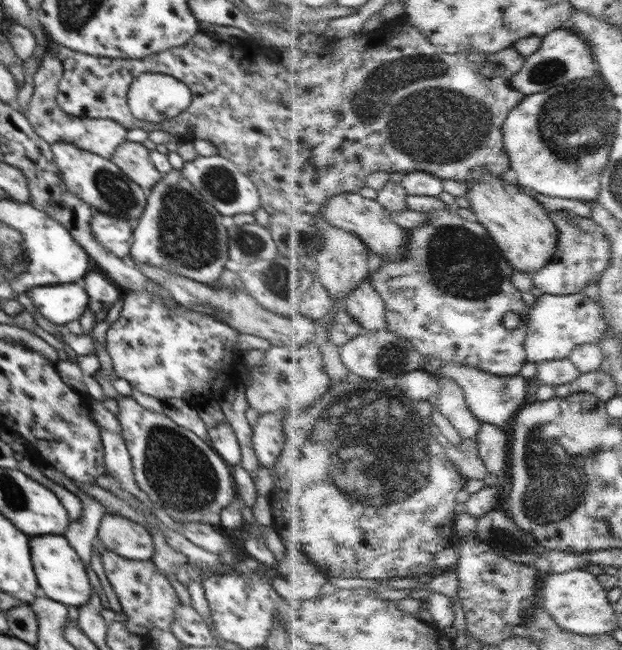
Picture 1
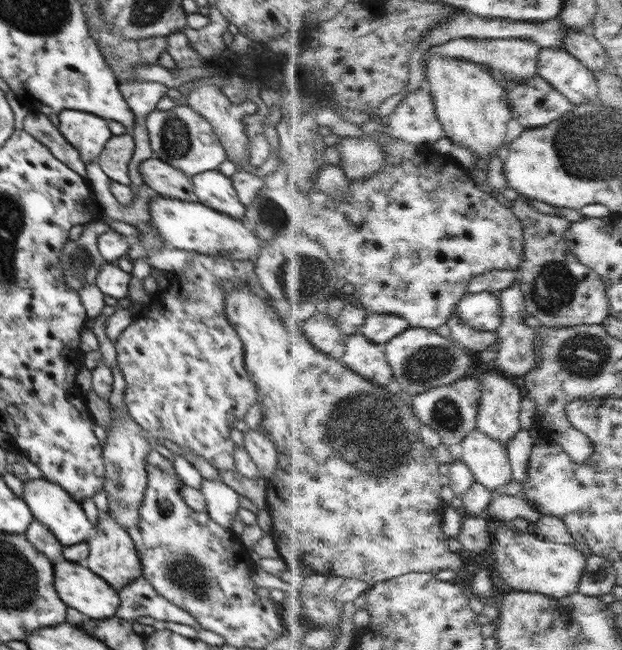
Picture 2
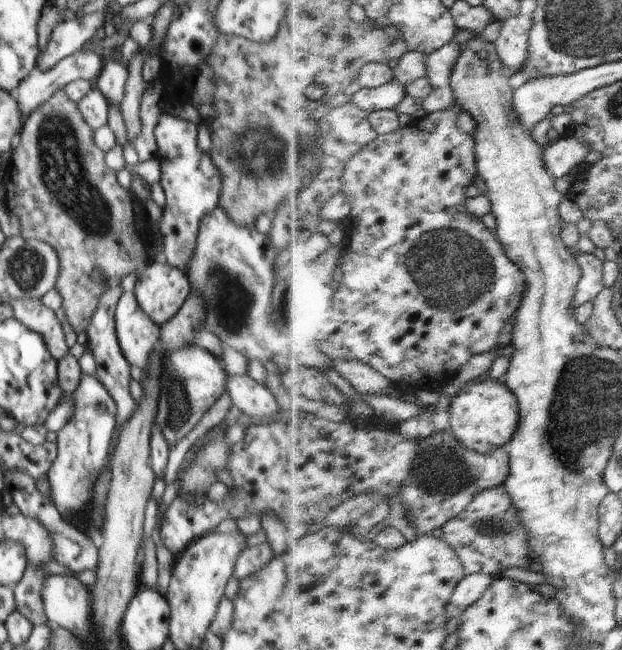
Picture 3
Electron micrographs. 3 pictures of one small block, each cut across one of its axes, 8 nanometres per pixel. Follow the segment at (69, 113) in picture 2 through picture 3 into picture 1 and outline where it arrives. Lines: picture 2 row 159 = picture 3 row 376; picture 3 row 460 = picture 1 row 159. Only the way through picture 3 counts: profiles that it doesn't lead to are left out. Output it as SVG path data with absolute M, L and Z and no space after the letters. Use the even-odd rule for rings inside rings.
M67 142L52 143L51 151L62 183L68 187L70 193L78 196L80 201L93 206L98 212L123 217L131 222L135 222L142 214L147 203L148 191L130 180L111 159L92 154Z

